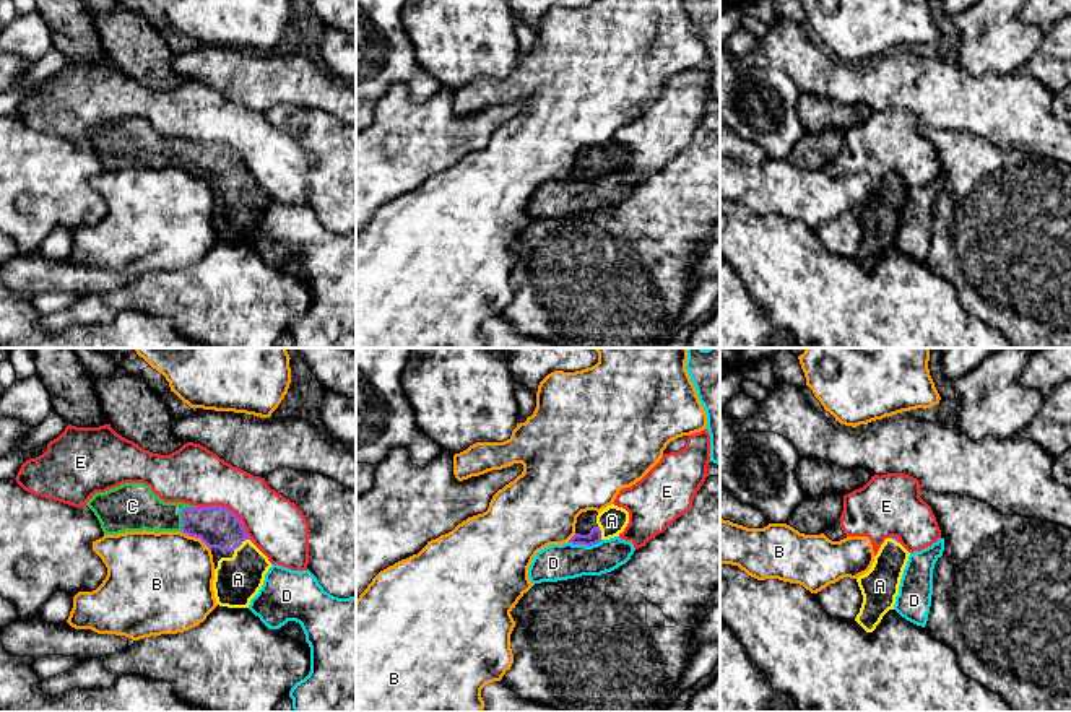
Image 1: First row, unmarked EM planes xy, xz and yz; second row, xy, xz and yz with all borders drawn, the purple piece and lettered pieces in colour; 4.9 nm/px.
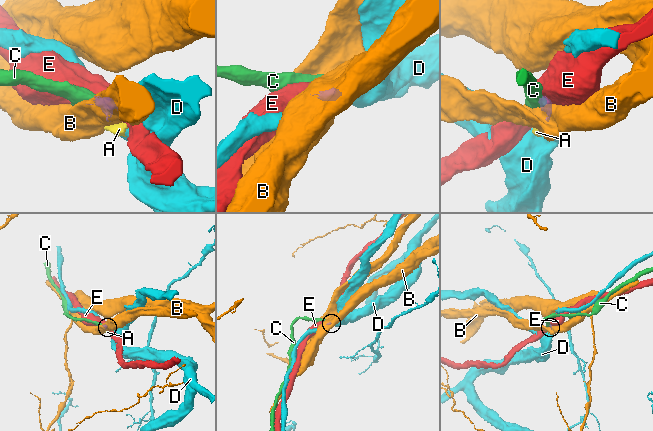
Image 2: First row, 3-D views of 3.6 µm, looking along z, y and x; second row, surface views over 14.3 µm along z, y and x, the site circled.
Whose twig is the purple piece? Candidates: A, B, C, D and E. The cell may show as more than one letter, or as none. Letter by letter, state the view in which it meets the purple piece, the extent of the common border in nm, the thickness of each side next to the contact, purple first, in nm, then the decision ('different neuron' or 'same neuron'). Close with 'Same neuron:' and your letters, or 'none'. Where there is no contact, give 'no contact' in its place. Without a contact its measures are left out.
A: contact in xy; length 110 nm; calibres 200 and 240 nm; same neuron
B: contact in xy; length 180 nm; calibres 200 and 460 nm; different neuron
C: contact in xy; length 150 nm; calibres 200 and 240 nm; same neuron
D: contact in xz; length 170 nm; calibres 70 and 180 nm; different neuron
E: contact in xy; length 340 nm; calibres 200 and 300 nm; different neuron
Same neuron: A, C

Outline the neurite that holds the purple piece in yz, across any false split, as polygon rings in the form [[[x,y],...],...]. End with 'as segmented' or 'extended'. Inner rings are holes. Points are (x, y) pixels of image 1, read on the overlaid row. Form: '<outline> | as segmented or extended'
[[[886,538],[871,569],[856,579],[863,603],[855,621],[866,632],[873,632],[882,616],[894,610],[908,556],[910,553],[900,545],[899,538]]] | extended

